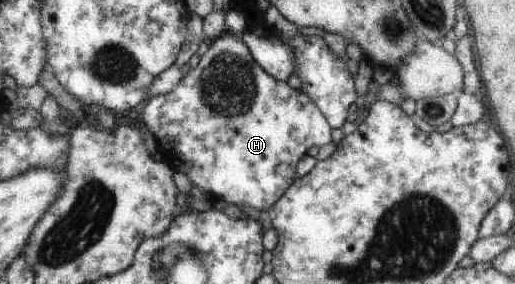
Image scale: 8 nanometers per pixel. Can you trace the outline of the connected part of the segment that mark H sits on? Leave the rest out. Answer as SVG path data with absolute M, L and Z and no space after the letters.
M229 31L222 32L217 38L203 45L200 52L200 59L195 68L190 70L182 78L182 81L175 90L148 99L141 108L141 115L143 116L142 122L149 128L157 142L162 161L169 163L176 171L183 172L193 182L193 187L202 190L203 197L224 200L228 204L234 204L236 206L249 206L249 208L256 208L263 213L294 182L297 164L300 162L302 156L305 155L305 152L311 146L316 145L320 147L331 142L329 122L323 116L318 106L300 89L291 89L285 81L275 80L274 77L265 72L256 63L250 49L247 48L243 40Z

